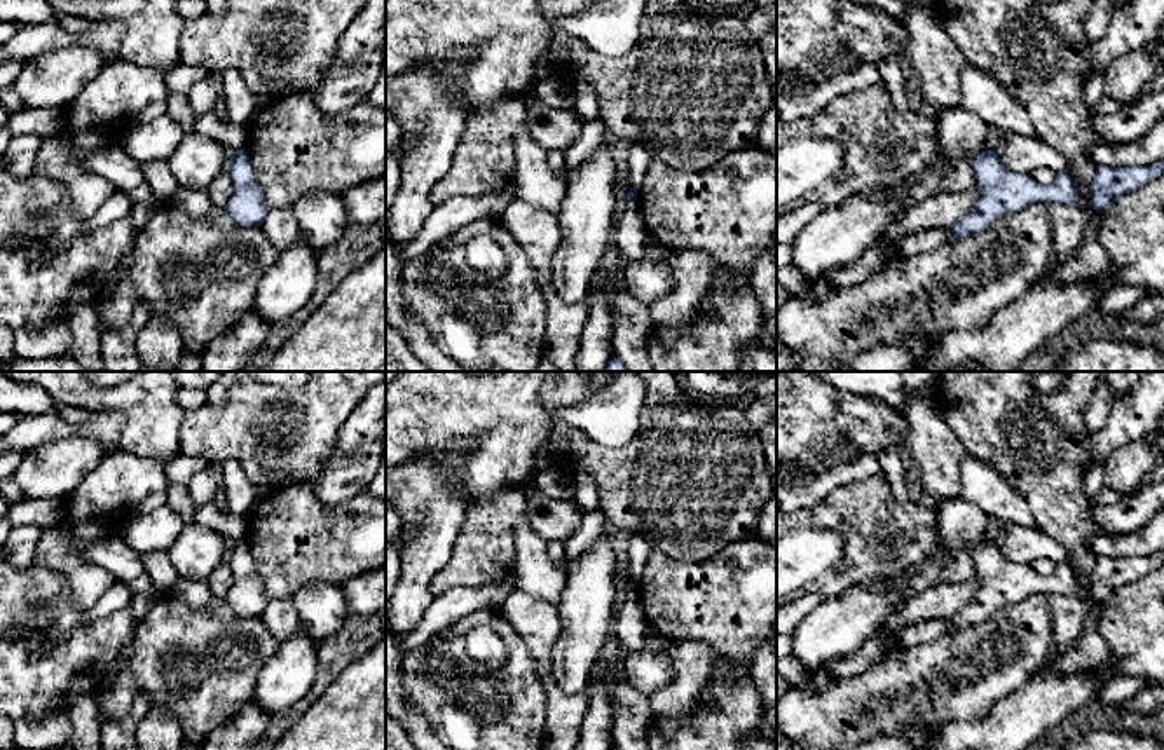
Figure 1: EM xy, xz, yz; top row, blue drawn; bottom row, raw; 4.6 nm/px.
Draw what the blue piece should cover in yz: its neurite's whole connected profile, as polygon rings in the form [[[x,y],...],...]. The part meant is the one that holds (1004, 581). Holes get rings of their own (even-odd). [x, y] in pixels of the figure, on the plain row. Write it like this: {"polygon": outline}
{"polygon": [[[983,541],[970,555],[983,584],[953,617],[953,631],[977,624],[1005,603],[1019,602],[1030,595],[1078,597],[1078,576],[1072,565],[1059,563],[1051,576],[1037,574],[1031,565],[1010,562],[1000,549],[1000,541]]]}

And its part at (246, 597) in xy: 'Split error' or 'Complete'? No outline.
Complete

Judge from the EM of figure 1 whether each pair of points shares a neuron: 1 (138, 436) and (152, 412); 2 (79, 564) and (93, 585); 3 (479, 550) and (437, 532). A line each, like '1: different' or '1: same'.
1: same
2: same
3: different

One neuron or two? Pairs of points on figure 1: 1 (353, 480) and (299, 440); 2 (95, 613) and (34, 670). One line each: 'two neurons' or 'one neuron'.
1: two neurons
2: two neurons

